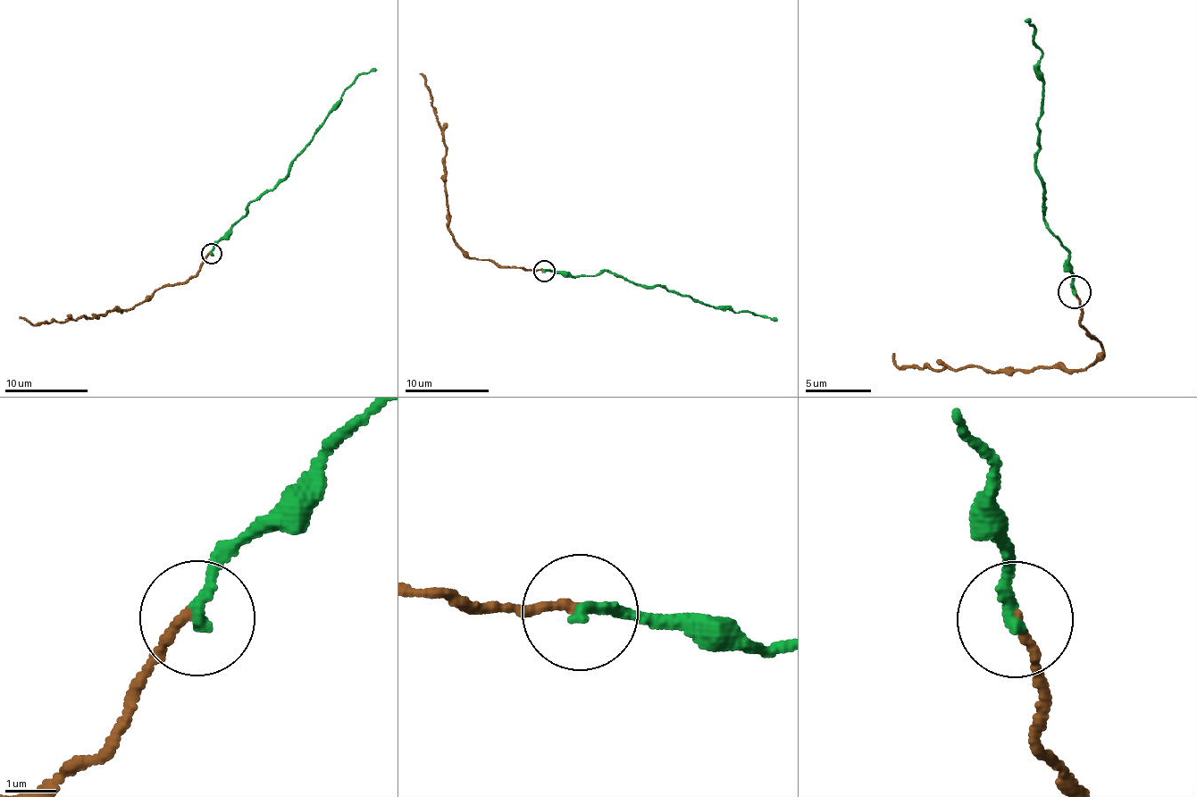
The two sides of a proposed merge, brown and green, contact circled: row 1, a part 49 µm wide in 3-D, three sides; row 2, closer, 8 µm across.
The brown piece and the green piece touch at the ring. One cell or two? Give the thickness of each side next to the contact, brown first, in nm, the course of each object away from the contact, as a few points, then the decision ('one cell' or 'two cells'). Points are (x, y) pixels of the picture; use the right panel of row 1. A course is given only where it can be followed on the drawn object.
190/240 nm | brown via (1075, 291), (1082, 325), (1103, 346), (1083, 369), (899, 367), (894, 352) | green via (1075, 291), (1067, 266), (1068, 255), (1043, 214), (1043, 186), (1035, 157), (1042, 54), (1028, 21) | two cells

